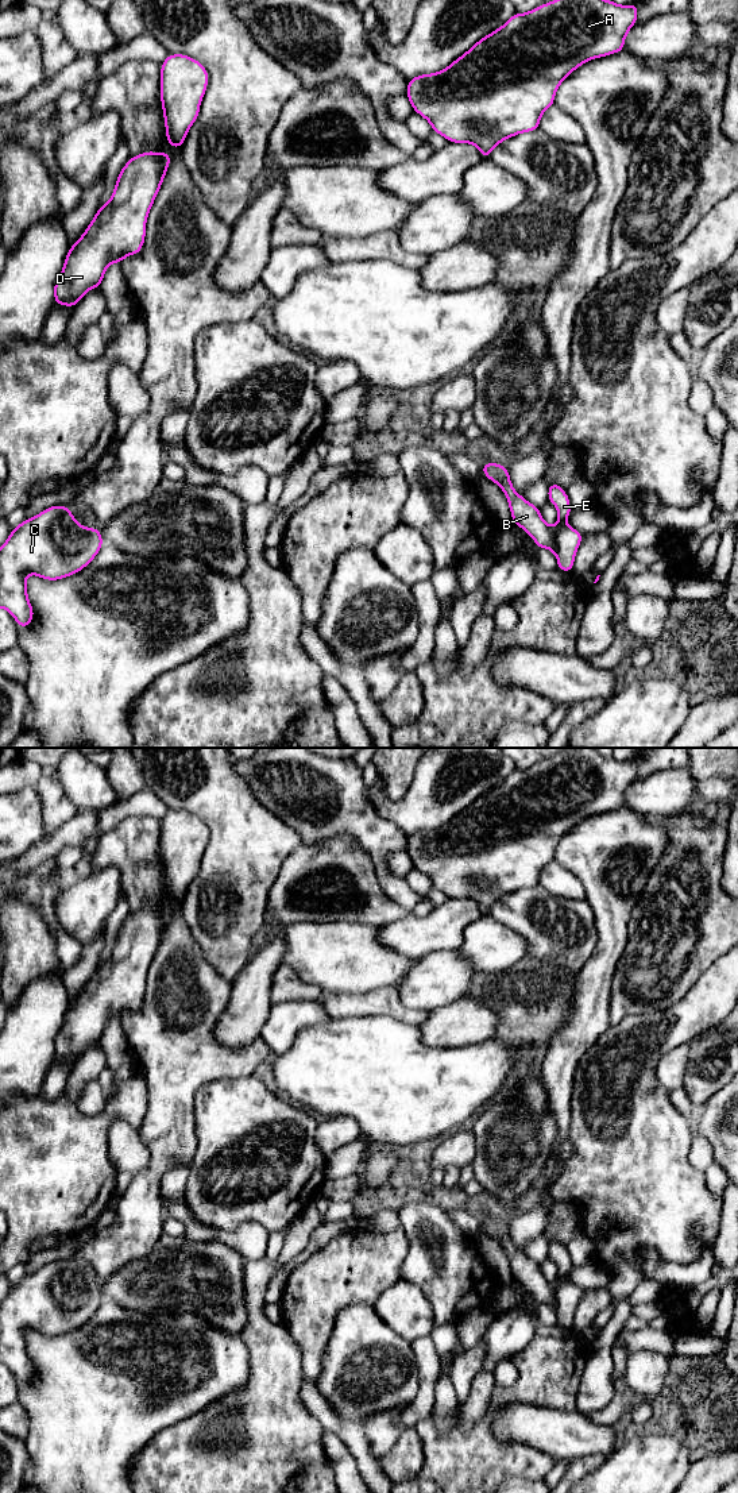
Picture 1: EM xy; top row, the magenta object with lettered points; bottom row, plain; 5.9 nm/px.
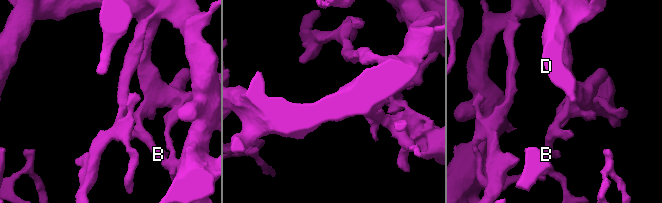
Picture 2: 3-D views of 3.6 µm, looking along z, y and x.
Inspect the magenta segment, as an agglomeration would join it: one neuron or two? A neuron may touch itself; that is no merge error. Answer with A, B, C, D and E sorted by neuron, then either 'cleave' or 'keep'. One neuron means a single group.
A B C D / E | cleave

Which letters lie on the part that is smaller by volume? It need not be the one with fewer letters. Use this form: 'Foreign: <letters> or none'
Foreign: E

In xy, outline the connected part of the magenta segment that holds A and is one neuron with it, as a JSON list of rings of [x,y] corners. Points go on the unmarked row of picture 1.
[[[575,748],[573,751],[561,752],[550,759],[536,763],[526,769],[515,768],[502,783],[479,795],[468,807],[455,815],[445,825],[432,830],[420,830],[407,836],[407,846],[405,852],[409,854],[413,867],[430,879],[433,888],[443,891],[451,899],[471,899],[479,904],[483,915],[490,915],[490,907],[503,896],[522,888],[540,886],[540,876],[544,867],[555,861],[557,844],[575,825],[591,815],[625,807],[625,794],[637,776],[637,760],[618,761],[613,756],[600,755],[596,748]]]

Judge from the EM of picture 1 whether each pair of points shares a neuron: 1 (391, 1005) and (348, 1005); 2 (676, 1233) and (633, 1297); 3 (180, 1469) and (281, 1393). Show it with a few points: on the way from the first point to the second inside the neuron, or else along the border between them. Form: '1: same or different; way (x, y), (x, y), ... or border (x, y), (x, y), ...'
1: same; way (381, 1005), (359, 1005)
2: different; border (646, 1279), (626, 1296)
3: same; way (211, 1468), (247, 1451), (262, 1436), (265, 1424)

